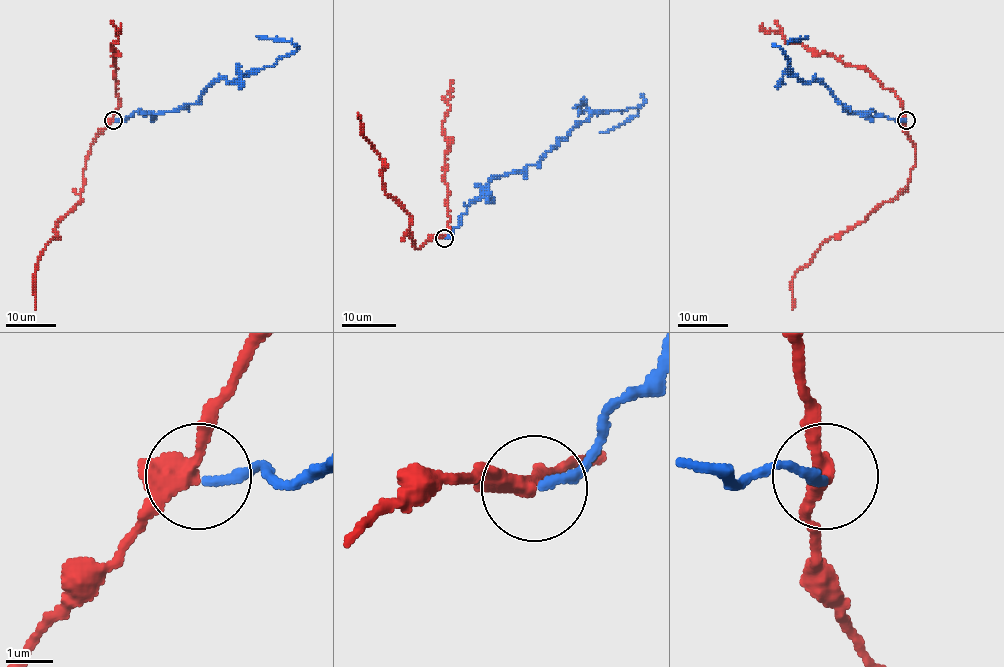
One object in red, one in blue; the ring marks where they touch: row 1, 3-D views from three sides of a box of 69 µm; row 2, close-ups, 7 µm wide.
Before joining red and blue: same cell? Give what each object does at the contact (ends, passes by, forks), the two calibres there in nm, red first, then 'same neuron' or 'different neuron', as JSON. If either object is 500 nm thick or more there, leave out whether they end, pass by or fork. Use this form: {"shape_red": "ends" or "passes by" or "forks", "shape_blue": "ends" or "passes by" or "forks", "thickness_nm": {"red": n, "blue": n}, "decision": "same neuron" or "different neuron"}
{"shape_red": "forks", "shape_blue": "ends", "thickness_nm": {"red": 280, "blue": 200}, "decision": "different neuron"}

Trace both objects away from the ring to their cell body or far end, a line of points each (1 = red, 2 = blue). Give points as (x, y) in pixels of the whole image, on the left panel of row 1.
1: (112, 121), (100, 133), (85, 161), (82, 201), (56, 223), (54, 231), (57, 234), (36, 264), (35, 309)
2: (114, 121), (138, 111), (179, 109), (197, 102), (219, 78), (230, 83), (296, 49), (291, 40), (257, 37)

